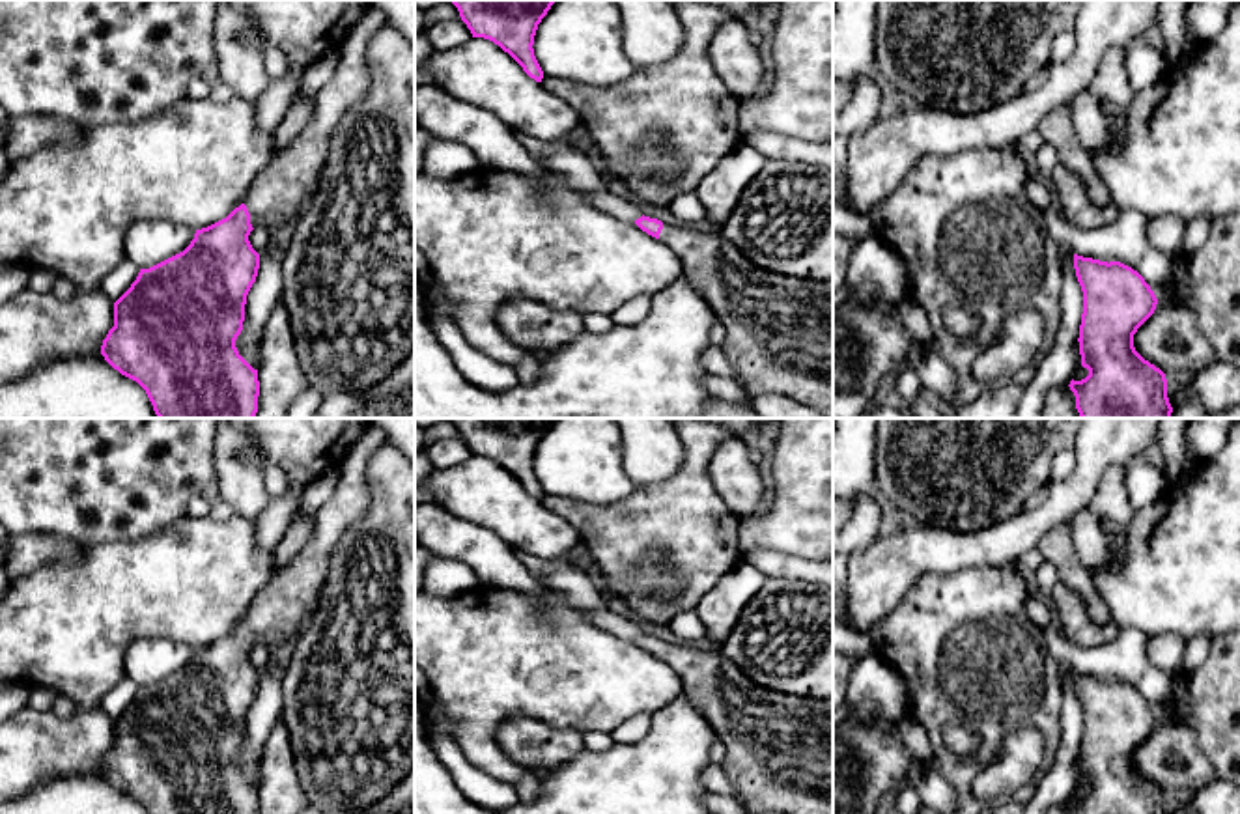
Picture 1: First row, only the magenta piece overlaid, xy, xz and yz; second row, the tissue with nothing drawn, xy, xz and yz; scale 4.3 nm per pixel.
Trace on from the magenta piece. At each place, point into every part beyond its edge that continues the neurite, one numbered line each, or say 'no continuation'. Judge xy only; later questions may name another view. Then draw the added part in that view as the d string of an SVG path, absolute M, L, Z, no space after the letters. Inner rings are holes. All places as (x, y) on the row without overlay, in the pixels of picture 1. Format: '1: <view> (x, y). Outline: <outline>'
1: xy (286, 602). Outline: M368 424L344 456L338 487L317 510L310 541L295 560L271 575L243 616L252 646L269 648L299 633L312 616L336 543L370 508L366 469L385 442L385 431Z

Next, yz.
no continuation

